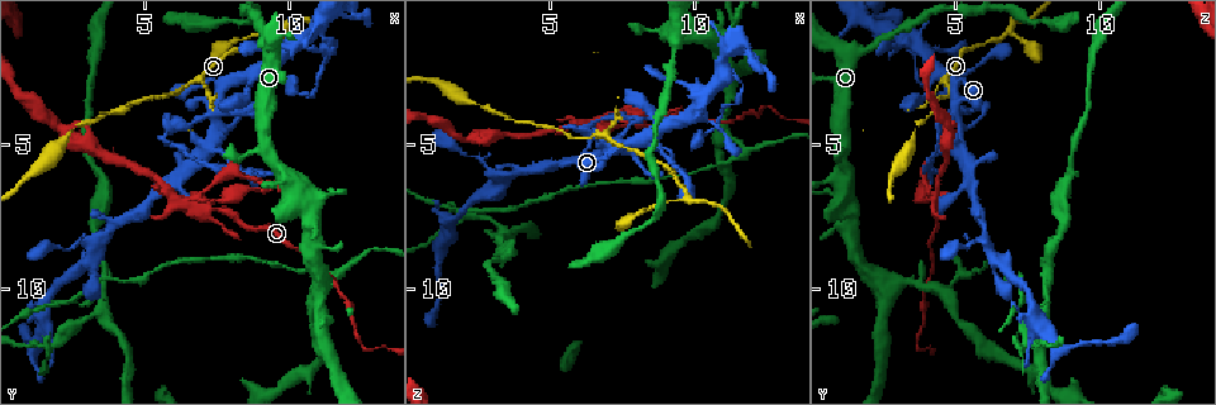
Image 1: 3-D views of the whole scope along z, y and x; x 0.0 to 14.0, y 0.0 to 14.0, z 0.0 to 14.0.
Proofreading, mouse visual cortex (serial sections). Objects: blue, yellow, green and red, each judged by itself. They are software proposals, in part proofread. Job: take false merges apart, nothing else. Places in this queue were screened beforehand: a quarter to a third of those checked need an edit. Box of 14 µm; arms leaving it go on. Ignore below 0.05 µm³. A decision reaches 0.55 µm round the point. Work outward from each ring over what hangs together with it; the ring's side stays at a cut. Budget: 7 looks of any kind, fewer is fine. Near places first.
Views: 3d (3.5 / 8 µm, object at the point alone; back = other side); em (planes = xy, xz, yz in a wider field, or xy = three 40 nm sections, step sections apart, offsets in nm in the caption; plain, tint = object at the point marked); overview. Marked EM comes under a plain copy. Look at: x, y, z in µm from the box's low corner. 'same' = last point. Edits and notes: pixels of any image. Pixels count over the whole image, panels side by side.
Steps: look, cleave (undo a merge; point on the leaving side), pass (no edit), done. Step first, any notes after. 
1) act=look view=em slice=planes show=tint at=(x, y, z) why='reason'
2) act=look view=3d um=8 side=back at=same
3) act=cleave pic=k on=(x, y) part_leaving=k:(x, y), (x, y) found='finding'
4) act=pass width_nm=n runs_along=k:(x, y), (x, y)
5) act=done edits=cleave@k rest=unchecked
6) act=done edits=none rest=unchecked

act=look view=3d um=8 at=(11.7, 9.6, 5.2) why='sharp bend'

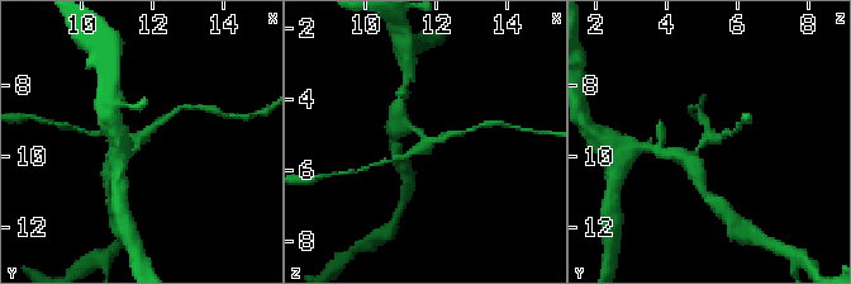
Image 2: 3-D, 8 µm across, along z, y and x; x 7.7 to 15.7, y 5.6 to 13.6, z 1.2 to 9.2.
act=look view=em slice=xy step=3 show=tint at=(11.7, 9.4, 5.2) arms=3 arm_widths_nm=150,200,250 why='shape alone is not enough'

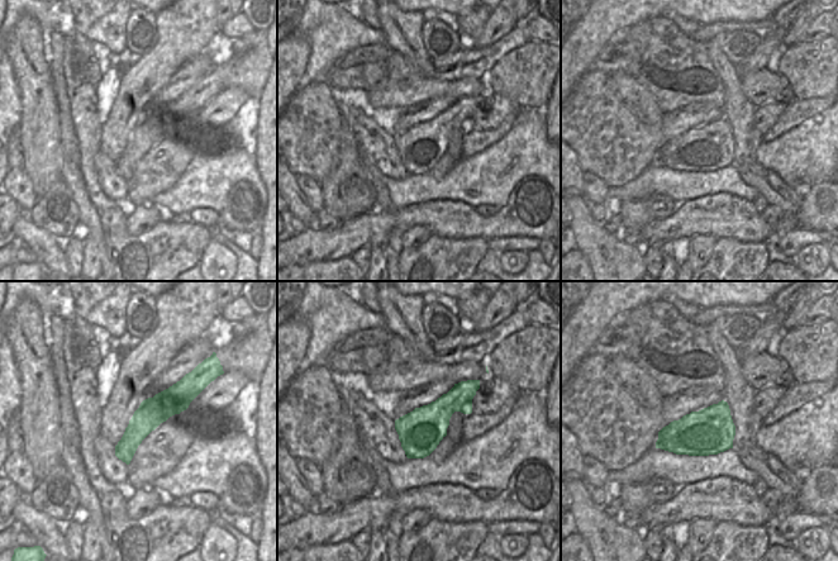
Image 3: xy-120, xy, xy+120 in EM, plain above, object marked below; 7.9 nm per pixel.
act=cleave pic=2 on=(704, 121) width_nm=340 part_leaving=2:(421, 137), (419, 150), (385, 161) found='two cells meet here'

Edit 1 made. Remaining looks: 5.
act=look view=em slice=xy step=1 show=tint at=(12.5, 12.1, 3.8) why='abrupt turn'

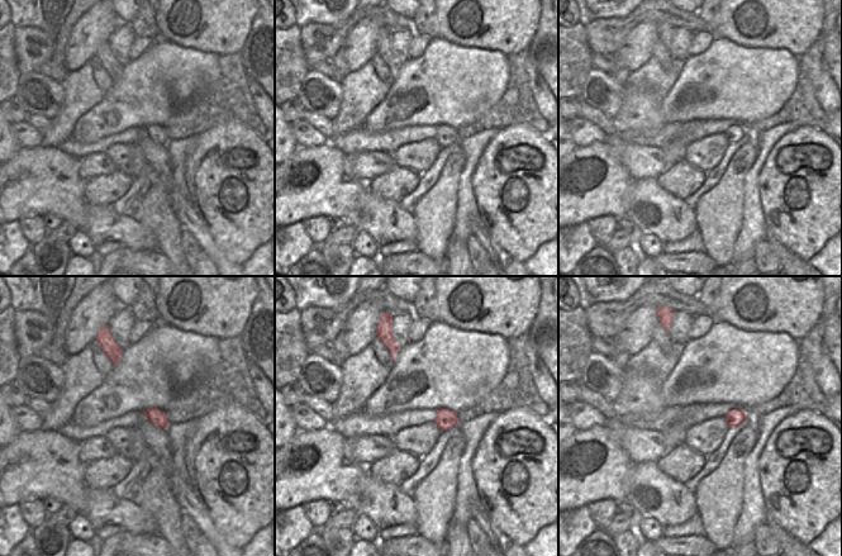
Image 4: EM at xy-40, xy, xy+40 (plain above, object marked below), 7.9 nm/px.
act=look view=3d um=3.5 at=same

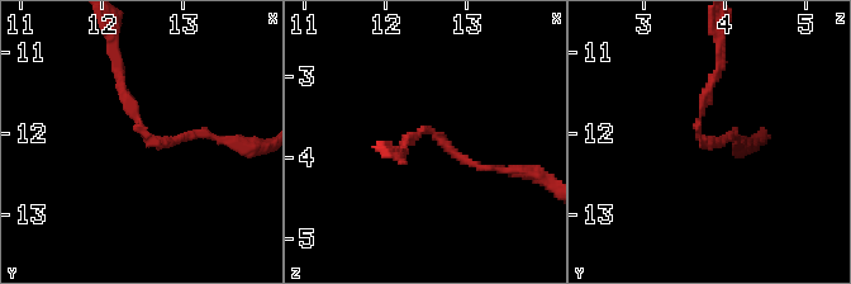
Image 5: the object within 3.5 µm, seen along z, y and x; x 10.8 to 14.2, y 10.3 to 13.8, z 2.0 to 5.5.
act=cleave pic=5 on=(184, 137) part_leaving=5:(142, 127), (153, 140), (212, 136), (251, 147) found='a second cell is stuck on'

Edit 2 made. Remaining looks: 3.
act=look view=3d um=8 at=(9.7, 1.0, 6.9) why='arms part here'

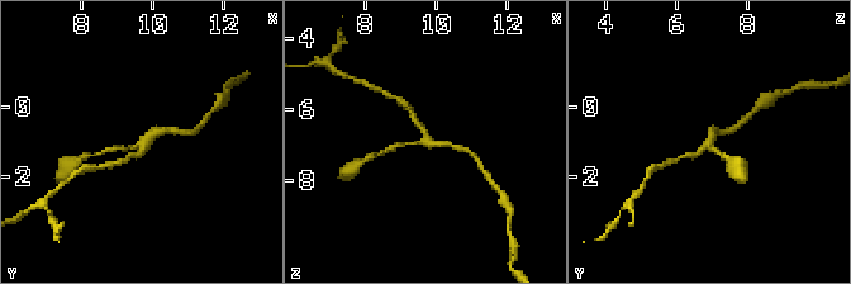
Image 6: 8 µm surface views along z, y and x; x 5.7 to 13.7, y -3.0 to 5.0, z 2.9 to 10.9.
act=look view=3d um=3.5 side=back at=(9.7, 1.1, 6.8)

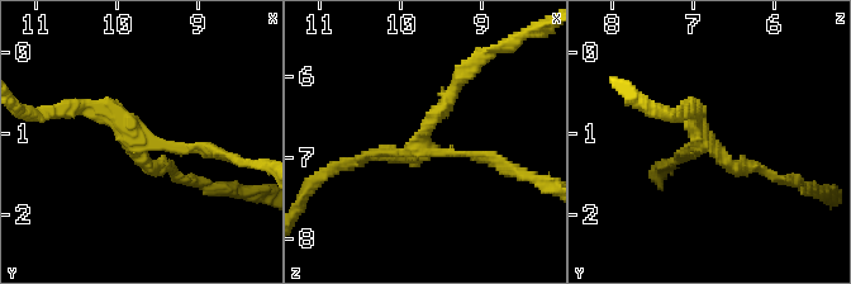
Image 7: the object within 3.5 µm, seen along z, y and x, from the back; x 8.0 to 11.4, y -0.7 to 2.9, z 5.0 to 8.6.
act=look view=em slice=xy step=1 show=tint at=(9.80, 1.10, 6.85) arms=3 arm_widths_nm=100,150,200

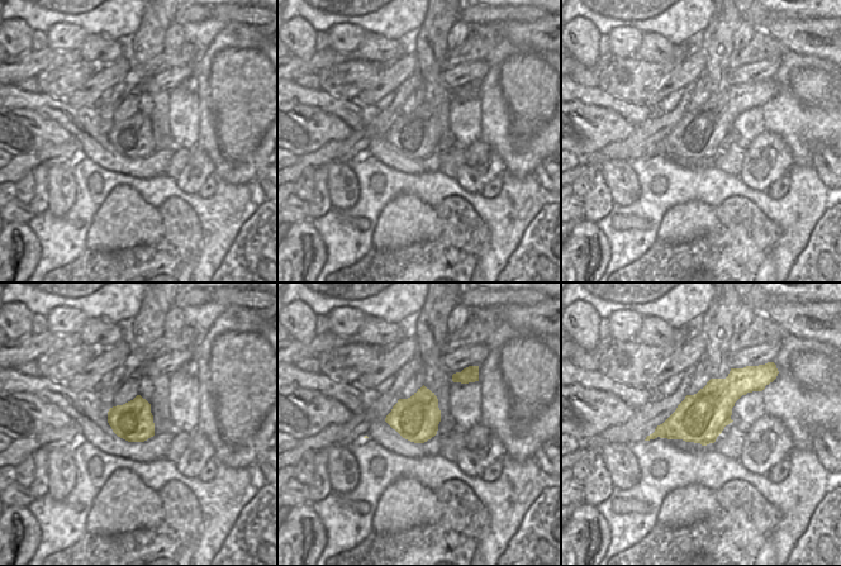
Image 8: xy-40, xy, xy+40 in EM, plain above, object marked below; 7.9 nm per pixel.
act=pass runs_along=7:(455, 85), (419, 146), (502, 162) found='one cell here'

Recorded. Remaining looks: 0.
act=done edits=cleave@2,cleave@5 rest=unchecked

